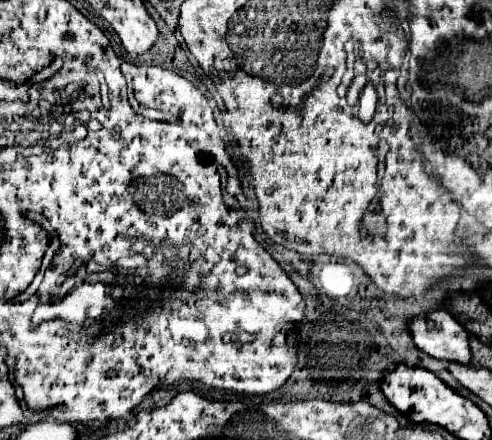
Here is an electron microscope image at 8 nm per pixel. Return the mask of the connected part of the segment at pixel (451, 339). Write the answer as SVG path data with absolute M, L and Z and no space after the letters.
M435 310L427 316L409 322L413 340L425 354L445 362L471 362L467 330L445 310Z

